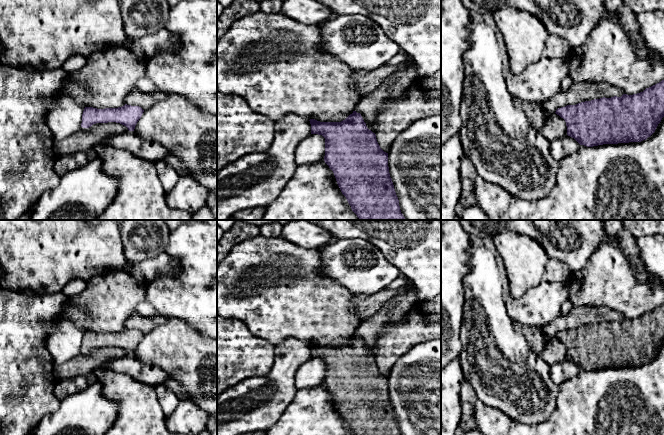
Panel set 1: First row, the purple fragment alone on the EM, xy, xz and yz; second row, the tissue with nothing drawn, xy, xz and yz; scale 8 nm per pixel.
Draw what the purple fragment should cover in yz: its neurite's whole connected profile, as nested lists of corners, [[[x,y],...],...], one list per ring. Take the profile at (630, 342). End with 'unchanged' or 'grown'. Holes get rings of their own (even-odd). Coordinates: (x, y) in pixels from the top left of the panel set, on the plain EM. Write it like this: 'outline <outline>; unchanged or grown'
outline [[[664,304],[643,316],[621,321],[600,322],[558,332],[555,336],[566,346],[567,359],[580,369],[641,366],[650,361],[664,341]]]; unchanged

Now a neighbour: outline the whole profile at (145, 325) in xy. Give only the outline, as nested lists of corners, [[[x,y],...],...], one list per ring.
[[[136,314],[130,317],[125,322],[125,328],[131,329],[131,330],[139,330],[143,334],[147,334],[150,331],[152,331],[156,326],[162,324],[166,320],[167,320],[166,317],[162,317],[158,315],[151,318],[147,318]]]

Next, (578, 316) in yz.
[[[607,306],[573,307],[567,315],[560,315],[554,321],[544,326],[541,331],[543,336],[549,340],[555,337],[558,332],[567,329],[576,329],[581,326],[603,321],[621,321],[623,318],[624,316],[621,312],[613,310]]]

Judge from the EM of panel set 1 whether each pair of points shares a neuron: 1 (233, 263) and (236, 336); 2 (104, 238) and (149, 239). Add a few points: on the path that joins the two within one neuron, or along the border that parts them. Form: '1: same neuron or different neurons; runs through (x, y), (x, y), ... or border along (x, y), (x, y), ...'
1: different neurons; border along (227, 318), (239, 319), (253, 334)
2: different neurons; border along (119, 230), (123, 255), (126, 260)

